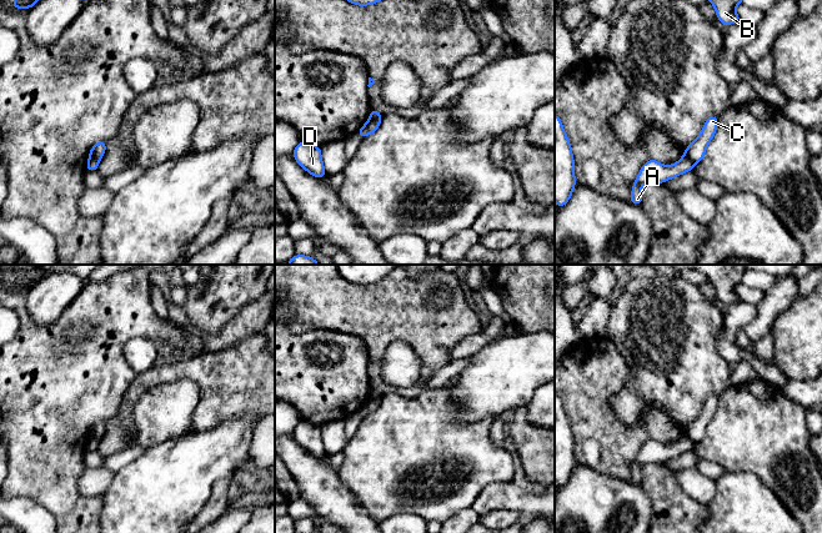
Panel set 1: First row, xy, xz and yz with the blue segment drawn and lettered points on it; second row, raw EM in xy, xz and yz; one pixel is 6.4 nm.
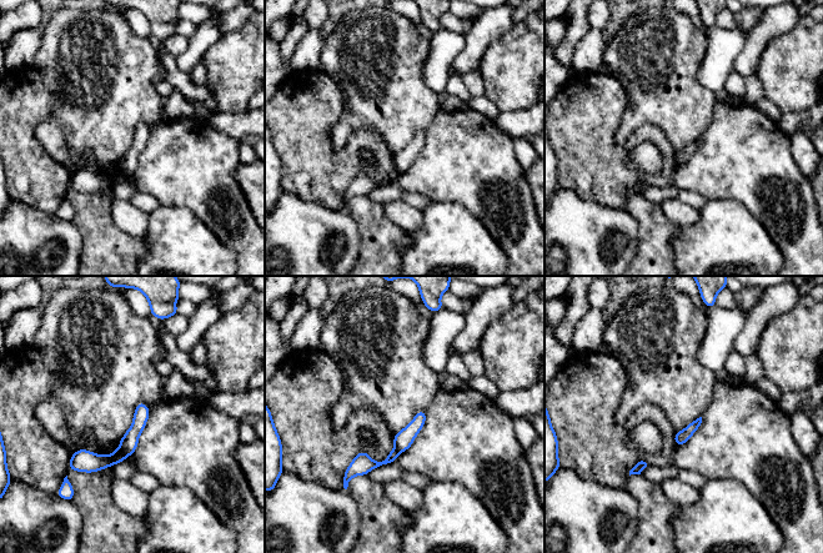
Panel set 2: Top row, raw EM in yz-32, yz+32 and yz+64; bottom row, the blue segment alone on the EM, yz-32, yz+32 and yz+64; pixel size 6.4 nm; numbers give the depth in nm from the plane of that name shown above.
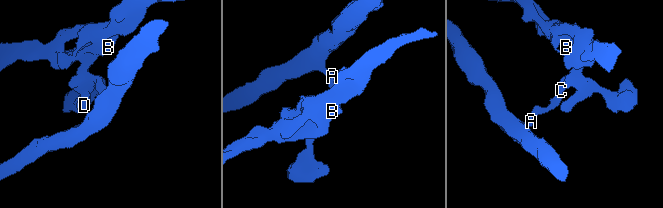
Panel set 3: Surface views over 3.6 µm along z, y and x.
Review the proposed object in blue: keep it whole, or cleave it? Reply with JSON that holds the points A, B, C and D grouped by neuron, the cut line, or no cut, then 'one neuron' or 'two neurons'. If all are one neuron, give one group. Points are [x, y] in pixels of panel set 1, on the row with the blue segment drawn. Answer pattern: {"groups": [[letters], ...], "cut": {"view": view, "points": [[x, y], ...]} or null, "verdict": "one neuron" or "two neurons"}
{"groups": [["A"], ["B", "C", "D"]], "cut": {"view": "xz", "points": [[380, 117], [369, 120]]}, "verdict": "two neurons"}

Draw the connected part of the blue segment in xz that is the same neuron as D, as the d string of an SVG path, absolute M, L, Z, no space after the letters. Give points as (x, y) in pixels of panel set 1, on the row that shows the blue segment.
M301 140L292 151L292 156L314 177L321 178L326 176L320 146Z

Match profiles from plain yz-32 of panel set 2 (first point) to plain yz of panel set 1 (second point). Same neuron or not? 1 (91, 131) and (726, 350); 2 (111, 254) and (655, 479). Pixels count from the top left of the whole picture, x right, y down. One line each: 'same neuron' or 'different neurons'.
1: different neurons
2: same neuron

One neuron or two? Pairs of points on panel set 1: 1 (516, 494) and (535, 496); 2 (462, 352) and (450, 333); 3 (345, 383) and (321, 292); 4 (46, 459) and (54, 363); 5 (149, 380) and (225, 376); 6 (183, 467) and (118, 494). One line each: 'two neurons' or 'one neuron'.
1: one neuron
2: two neurons
3: two neurons
4: one neuron
5: one neuron
6: one neuron

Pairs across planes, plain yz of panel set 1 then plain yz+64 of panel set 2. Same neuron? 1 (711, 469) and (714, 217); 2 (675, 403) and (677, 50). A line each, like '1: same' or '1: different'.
1: different
2: same

